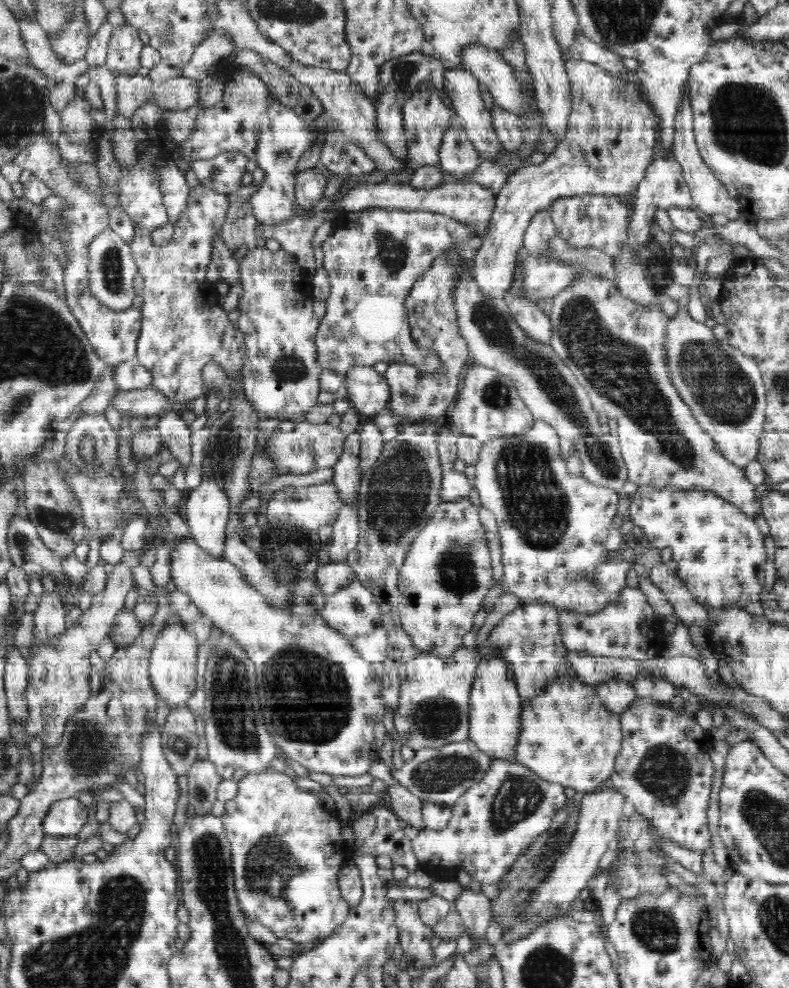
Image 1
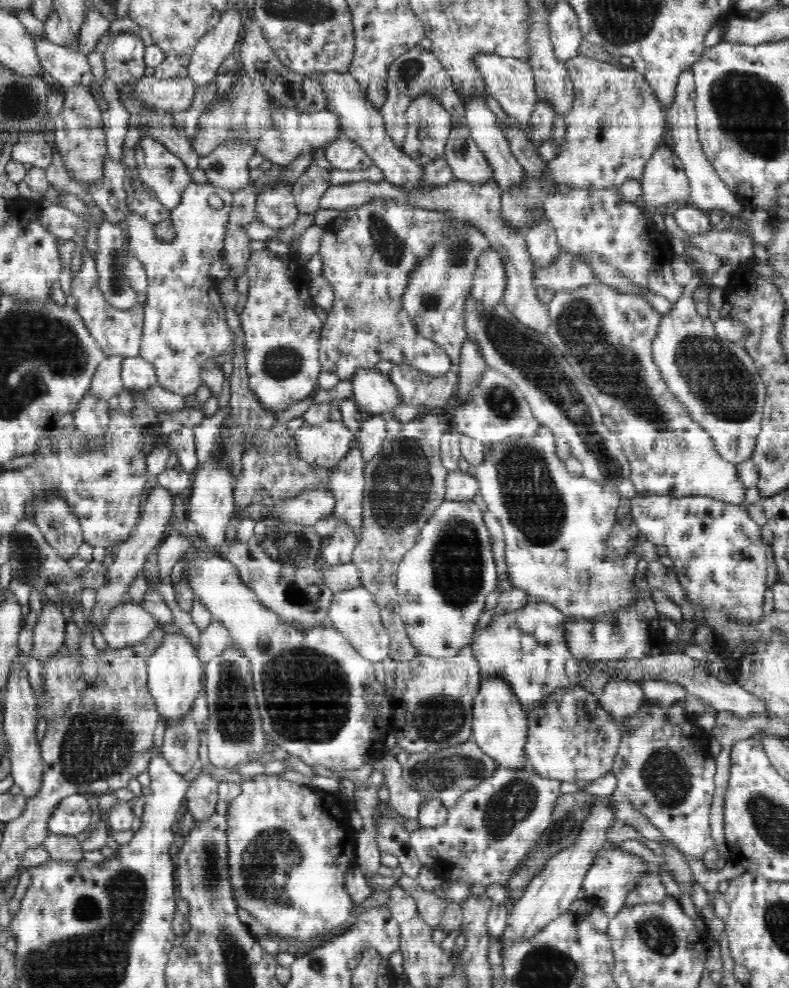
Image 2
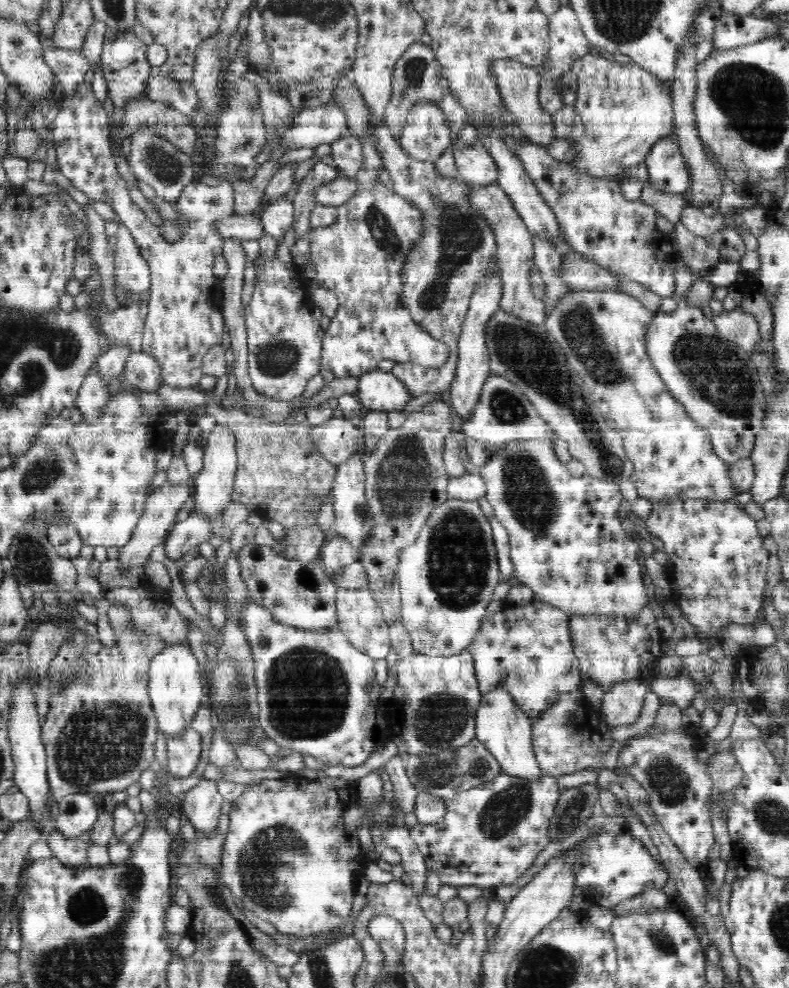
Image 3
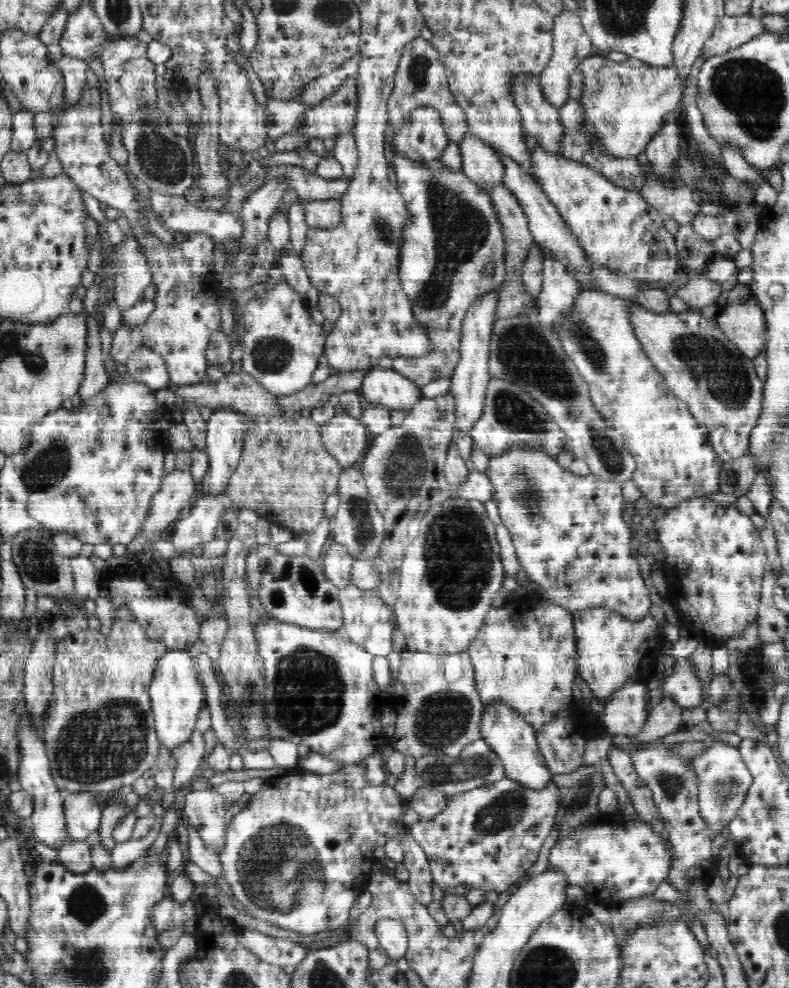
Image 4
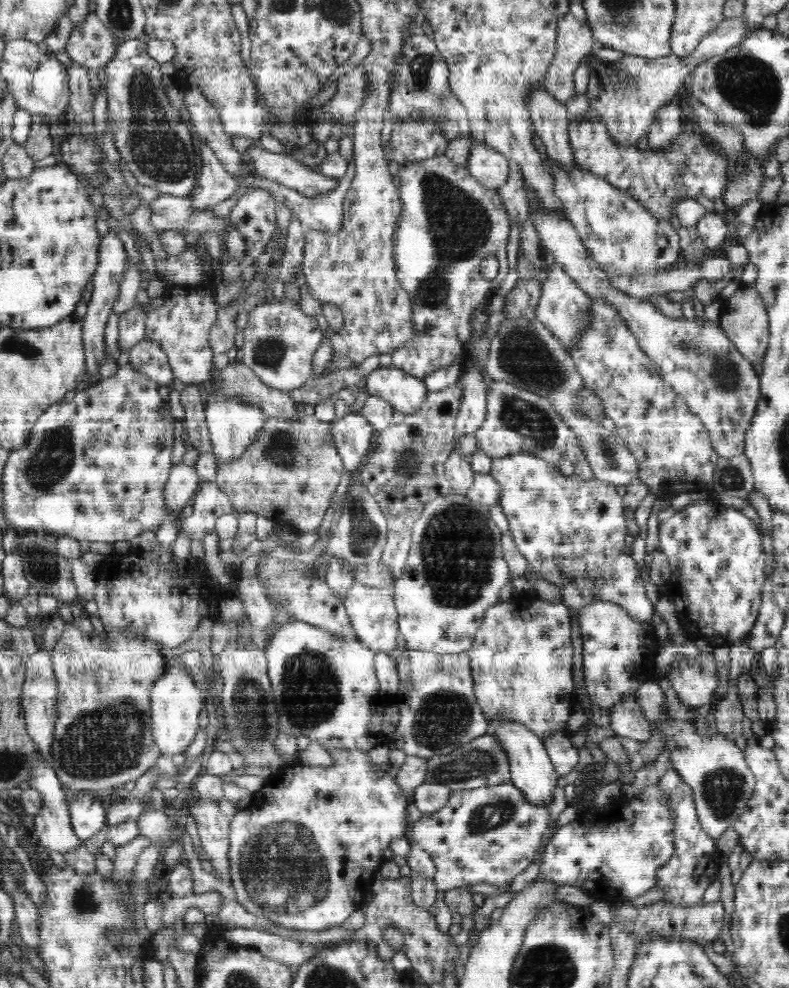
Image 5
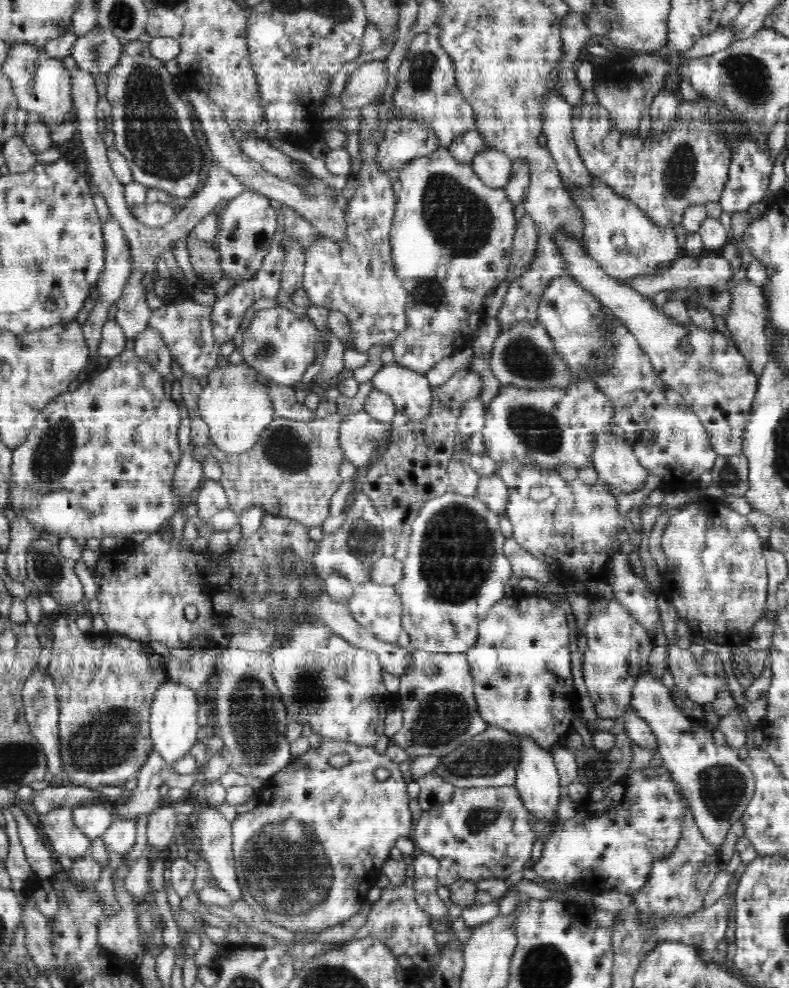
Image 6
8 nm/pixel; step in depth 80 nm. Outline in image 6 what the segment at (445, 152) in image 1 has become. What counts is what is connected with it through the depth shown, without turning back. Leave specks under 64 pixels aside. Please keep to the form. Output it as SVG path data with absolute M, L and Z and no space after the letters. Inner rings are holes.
M488 148L478 152L470 163L486 186L503 187L509 180L512 162L501 151Z

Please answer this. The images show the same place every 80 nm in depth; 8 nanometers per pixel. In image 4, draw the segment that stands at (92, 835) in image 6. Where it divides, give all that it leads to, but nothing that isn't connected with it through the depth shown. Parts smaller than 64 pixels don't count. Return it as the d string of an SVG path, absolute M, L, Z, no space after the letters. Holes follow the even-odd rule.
M91 793L64 794L63 809L68 837L85 841L91 832L100 828L102 808Z

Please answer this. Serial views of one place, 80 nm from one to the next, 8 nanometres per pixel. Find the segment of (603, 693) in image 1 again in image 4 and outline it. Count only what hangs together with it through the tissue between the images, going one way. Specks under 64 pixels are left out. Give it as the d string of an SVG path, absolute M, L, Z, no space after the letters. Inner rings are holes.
M633 682L621 686L603 710L603 724L609 734L635 735L644 728L647 721L646 704L644 697L648 691L648 683Z

